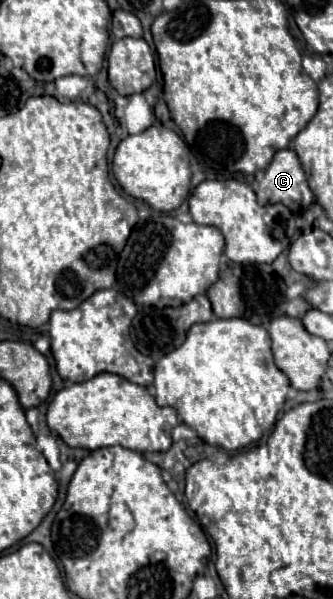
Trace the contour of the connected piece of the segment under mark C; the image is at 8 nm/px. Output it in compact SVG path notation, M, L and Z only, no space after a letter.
M292 149L276 151L272 163L255 174L253 184L261 205L282 203L292 213L300 213L314 203L304 169Z

